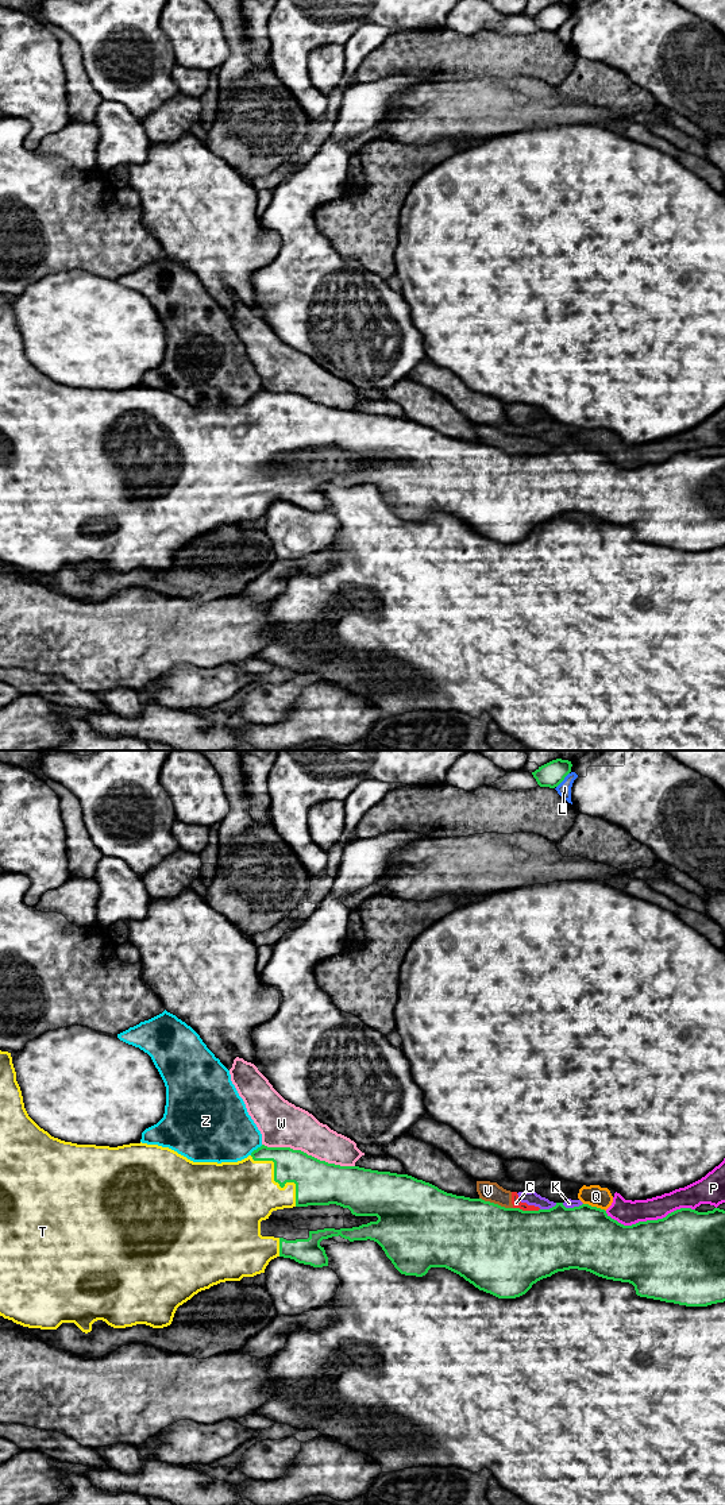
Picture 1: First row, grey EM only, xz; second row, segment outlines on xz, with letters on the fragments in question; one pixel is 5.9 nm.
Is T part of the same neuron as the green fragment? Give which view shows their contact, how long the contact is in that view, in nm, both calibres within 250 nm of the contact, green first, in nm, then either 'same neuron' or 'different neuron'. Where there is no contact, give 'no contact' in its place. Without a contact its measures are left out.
xz | 400 nm | 280/420 nm | same neuron

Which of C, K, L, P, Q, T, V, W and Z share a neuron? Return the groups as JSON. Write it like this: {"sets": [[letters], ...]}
{"sets": [["C", "K", "V"], ["L"], ["P", "Q"], ["T"], ["W"], ["Z"]]}

